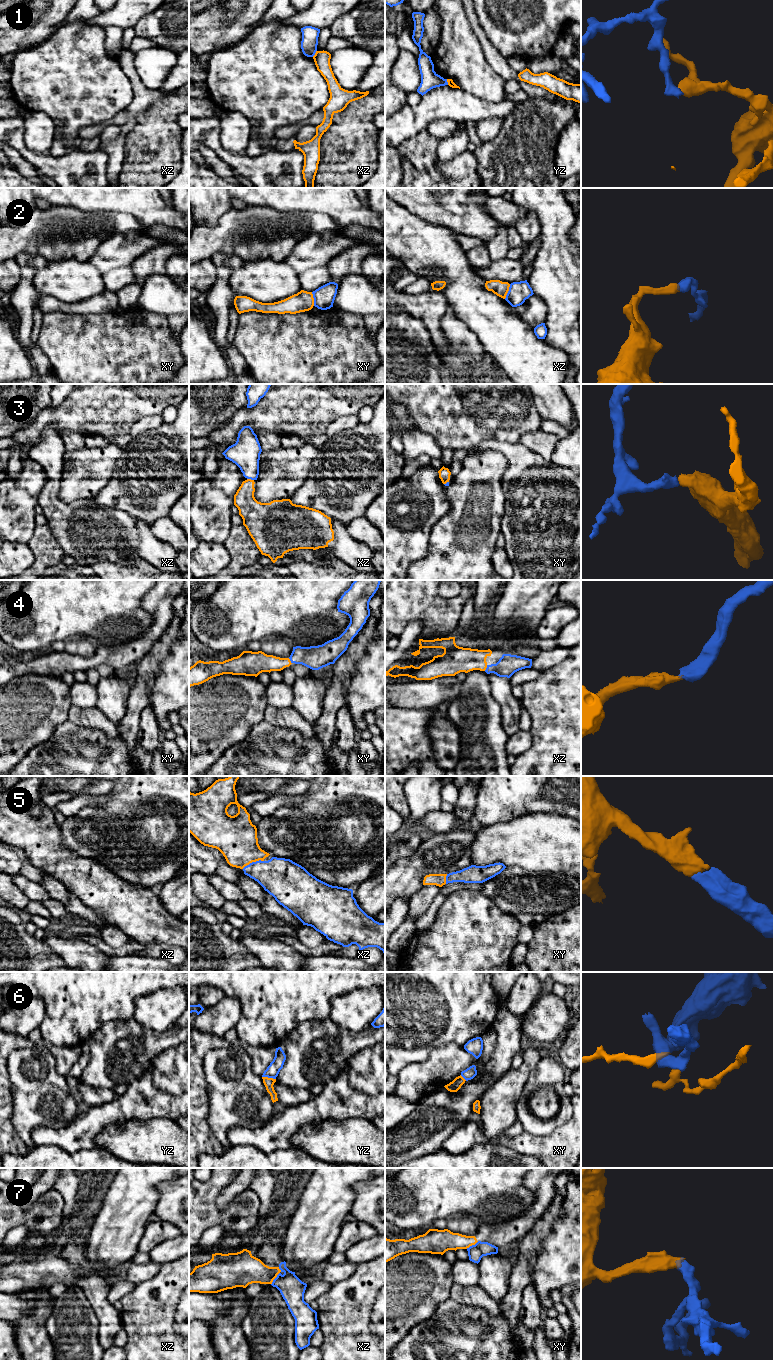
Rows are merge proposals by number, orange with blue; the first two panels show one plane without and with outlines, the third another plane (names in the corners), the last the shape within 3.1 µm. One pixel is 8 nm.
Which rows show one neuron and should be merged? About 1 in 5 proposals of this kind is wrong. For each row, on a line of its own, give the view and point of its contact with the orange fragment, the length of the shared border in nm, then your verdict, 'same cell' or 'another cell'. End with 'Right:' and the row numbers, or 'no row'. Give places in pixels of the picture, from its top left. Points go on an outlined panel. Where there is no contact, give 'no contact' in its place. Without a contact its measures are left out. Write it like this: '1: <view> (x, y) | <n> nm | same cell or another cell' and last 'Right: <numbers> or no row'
1: xz (315, 53) | 70 nm | another cell
2: xz (508, 290) | 130 nm | another cell
3: xz (250, 479) | 60 nm | same cell
4: xz (486, 667) | 50 nm | same cell
5: xz (252, 861) | 190 nm | same cell
6: yz (269, 1078) | 110 nm | another cell
7: xz (276, 1276) | 160 nm | another cell
Right: 3, 4, 5

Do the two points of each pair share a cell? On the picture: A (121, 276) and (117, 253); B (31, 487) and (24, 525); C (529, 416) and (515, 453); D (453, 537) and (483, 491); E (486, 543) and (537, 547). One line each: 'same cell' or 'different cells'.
A: different cells
B: same cell
C: different cells
D: same cell
E: different cells

